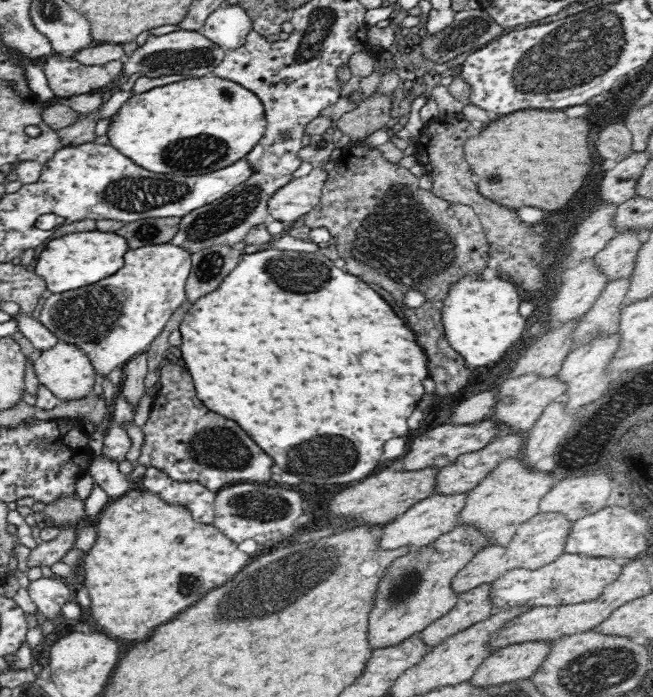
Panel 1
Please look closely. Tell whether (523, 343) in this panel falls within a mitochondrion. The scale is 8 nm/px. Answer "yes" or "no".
no

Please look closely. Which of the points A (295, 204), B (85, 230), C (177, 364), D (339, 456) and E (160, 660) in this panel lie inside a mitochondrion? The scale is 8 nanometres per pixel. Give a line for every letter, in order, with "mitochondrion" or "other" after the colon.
A: other
B: other
C: other
D: mitochondrion
E: other

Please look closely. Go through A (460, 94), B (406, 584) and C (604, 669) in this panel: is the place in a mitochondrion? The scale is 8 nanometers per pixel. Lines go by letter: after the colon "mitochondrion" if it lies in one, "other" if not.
A: other
B: mitochondrion
C: mitochondrion

